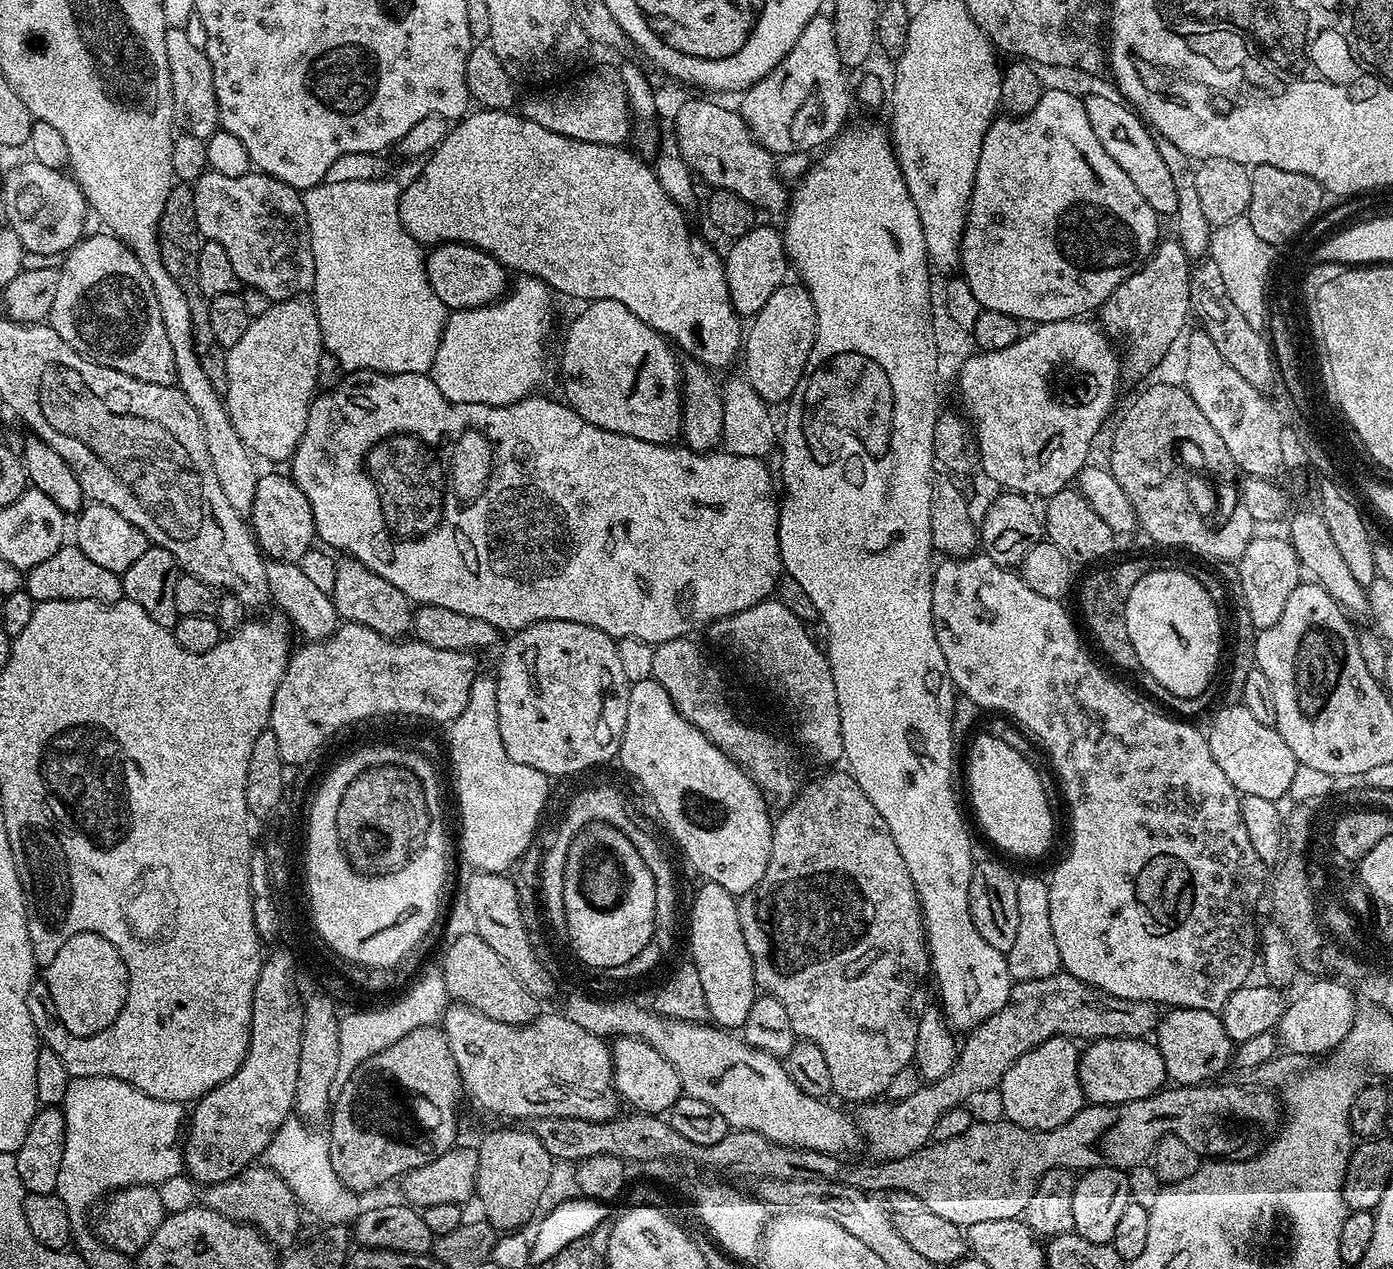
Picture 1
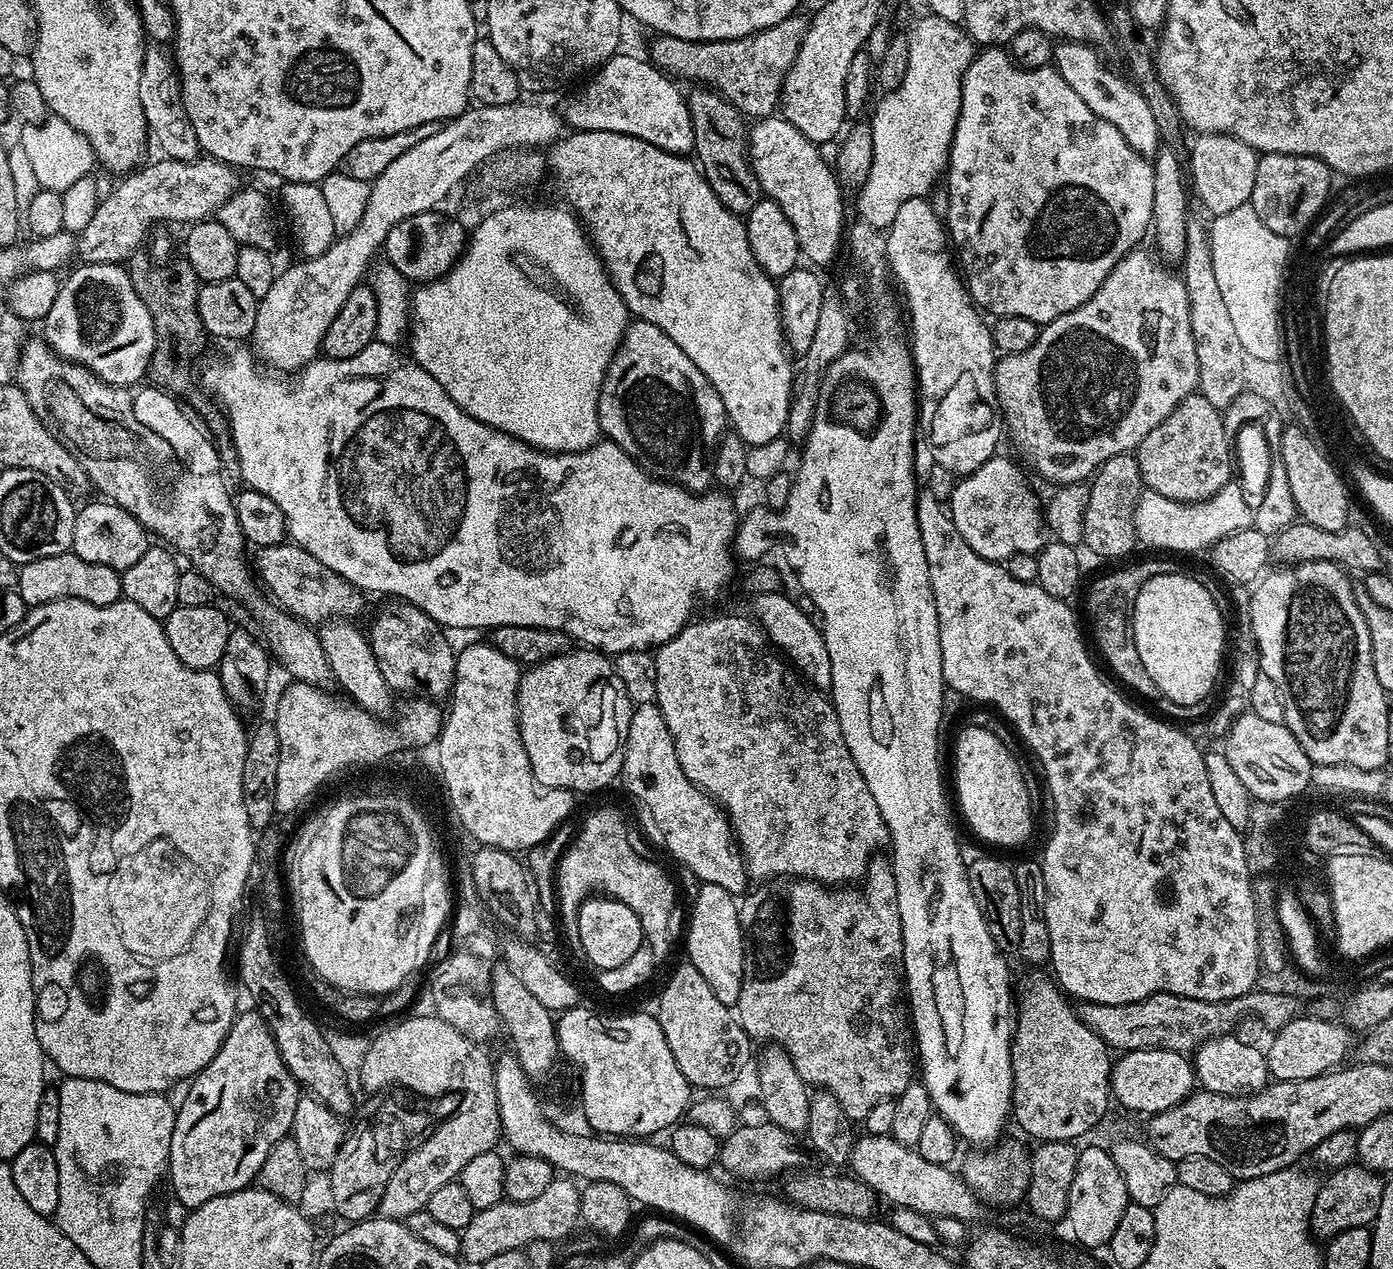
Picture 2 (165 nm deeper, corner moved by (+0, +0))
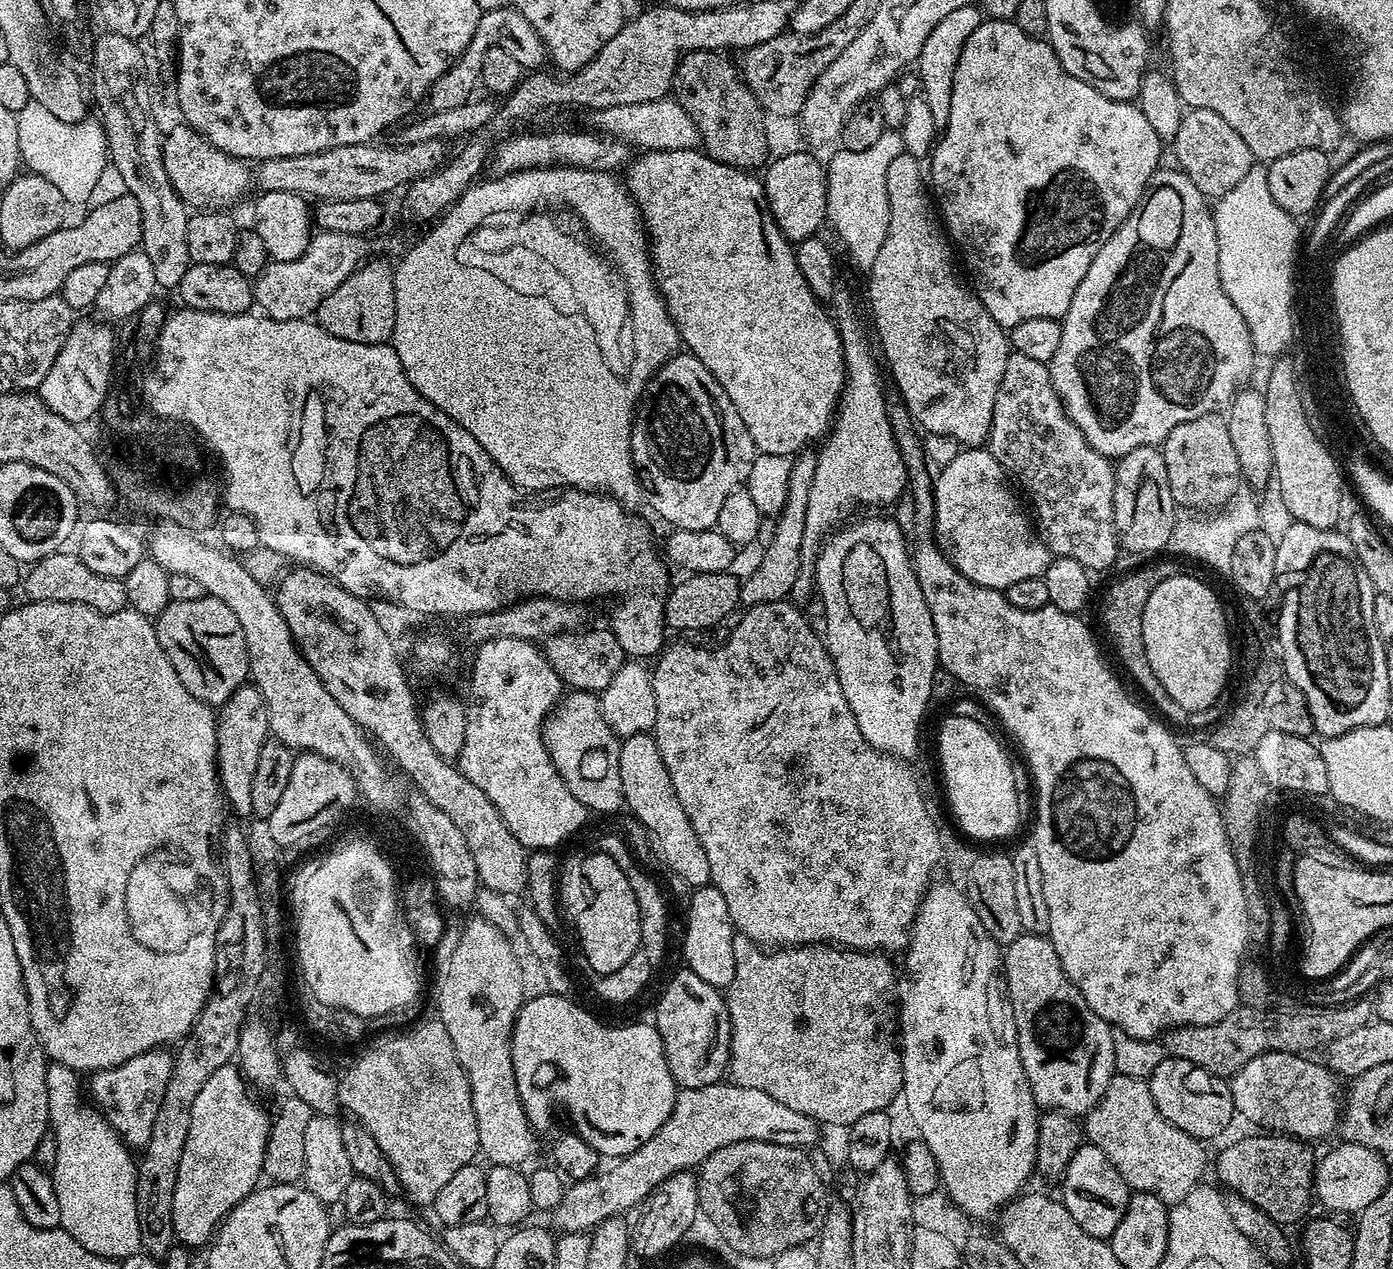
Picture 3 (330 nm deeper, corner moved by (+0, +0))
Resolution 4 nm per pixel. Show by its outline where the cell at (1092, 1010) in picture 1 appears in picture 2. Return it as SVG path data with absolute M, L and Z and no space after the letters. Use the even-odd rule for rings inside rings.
M1253 990L1233 1000L1218 1002L1159 992L1129 1004L1084 1002L1079 1005L1078 1015L1083 1024L1090 1026L1090 1030L1094 1030L1098 1038L1117 1053L1165 1048L1171 1052L1192 1054L1206 1041L1231 1033L1235 1029L1232 1027L1243 1016L1257 1016L1265 1029L1272 1030L1272 992Z

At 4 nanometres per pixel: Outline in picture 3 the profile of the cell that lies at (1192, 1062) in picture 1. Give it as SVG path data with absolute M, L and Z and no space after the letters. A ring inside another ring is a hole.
M1267 1052L1258 1058L1250 1058L1250 1062L1246 1062L1246 1066L1242 1066L1242 1070L1238 1070L1230 1078L1232 1101L1237 1113L1241 1117L1244 1115L1252 1124L1261 1124L1264 1127L1261 1129L1305 1142L1324 1140L1331 1132L1335 1133L1342 1119L1341 1081L1331 1068L1308 1059L1312 1058L1295 1052Z

